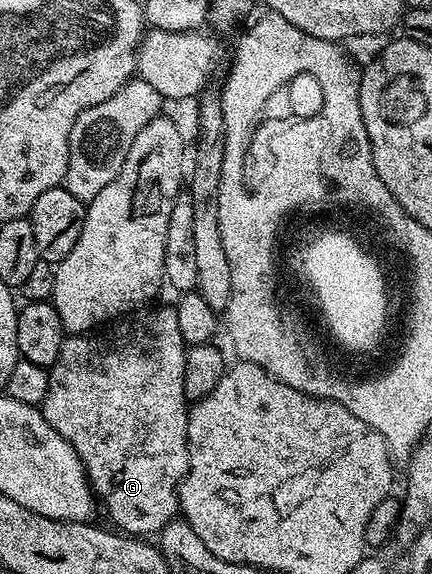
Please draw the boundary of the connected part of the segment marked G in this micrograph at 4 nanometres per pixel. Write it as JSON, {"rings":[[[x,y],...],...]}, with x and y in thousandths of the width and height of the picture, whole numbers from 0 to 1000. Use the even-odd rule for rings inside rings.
{"rings":[[[405,535],[352,537],[317,542],[238,575],[215,577],[211,582],[167,582],[150,591],[134,624],[120,632],[111,657],[116,659],[116,679],[106,686],[97,706],[97,716],[106,735],[162,770],[162,777],[185,793],[194,808],[194,821],[204,824],[204,841],[213,855],[227,866],[229,876],[250,890],[250,899],[262,906],[266,918],[280,929],[303,930],[317,937],[343,937],[354,930],[368,930],[396,906],[410,904],[417,892],[417,841],[435,822],[435,720],[440,699],[426,686],[426,653],[431,652],[431,617],[435,606],[424,592],[421,577],[412,568],[412,547]]]}

